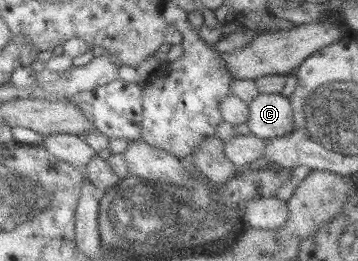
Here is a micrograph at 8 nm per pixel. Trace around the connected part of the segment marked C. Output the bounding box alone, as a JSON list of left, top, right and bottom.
[247,94,293,140]

